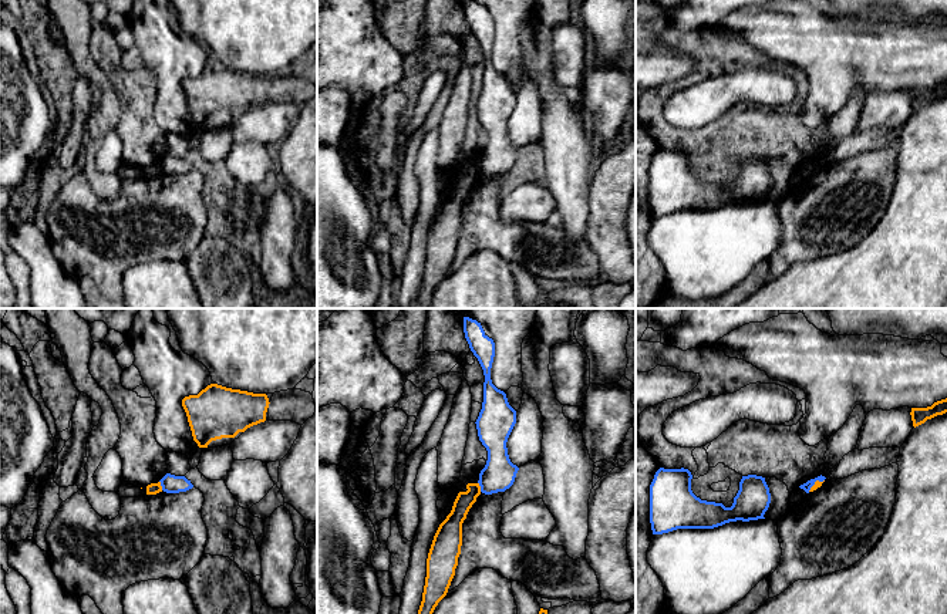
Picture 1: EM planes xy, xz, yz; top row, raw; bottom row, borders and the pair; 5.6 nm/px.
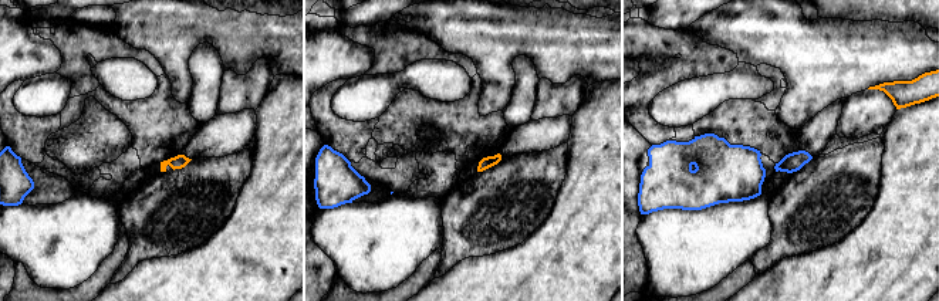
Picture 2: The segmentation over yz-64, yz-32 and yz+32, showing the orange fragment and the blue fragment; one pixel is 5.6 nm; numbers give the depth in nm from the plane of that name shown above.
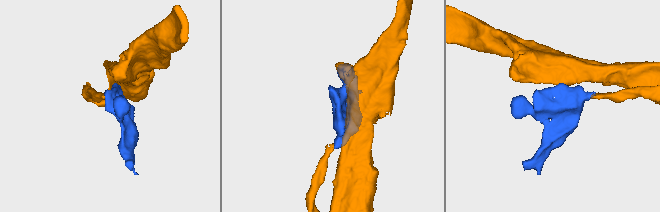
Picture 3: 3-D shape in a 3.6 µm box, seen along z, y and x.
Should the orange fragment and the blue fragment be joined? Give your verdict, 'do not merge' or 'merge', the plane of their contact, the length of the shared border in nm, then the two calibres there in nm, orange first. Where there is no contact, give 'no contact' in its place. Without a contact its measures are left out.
do not merge; meets orange in xy; contact 60 nm long; 60 nm thick on the orange side, 110 nm on the other

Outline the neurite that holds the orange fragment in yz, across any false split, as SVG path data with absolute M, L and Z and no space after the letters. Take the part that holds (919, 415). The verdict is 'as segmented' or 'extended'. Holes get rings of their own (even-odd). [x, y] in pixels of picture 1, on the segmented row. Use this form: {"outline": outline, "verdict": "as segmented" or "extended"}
{"outline": "M947 398L934 402L931 406L927 408L911 408L911 421L913 421L913 426L919 426L921 424L924 424L927 419L931 419L937 415L943 415L947 412Z", "verdict": "as segmented"}

